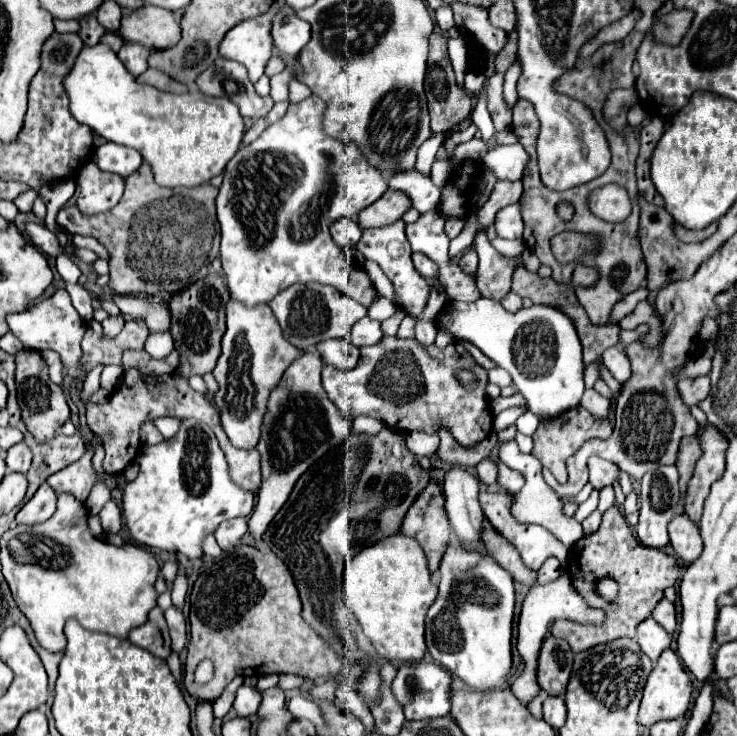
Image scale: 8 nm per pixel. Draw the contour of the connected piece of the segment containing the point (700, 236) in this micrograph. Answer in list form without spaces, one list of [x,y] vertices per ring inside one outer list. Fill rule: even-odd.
[[[675,222],[673,224],[673,232],[675,232],[675,236],[677,236],[677,240],[681,240],[681,242],[701,242],[701,240],[705,240],[709,234],[713,234],[717,230],[717,222],[713,222],[713,224],[709,224],[707,228],[703,228],[703,230],[689,230],[689,228],[685,228],[685,226],[681,226],[679,222]]]

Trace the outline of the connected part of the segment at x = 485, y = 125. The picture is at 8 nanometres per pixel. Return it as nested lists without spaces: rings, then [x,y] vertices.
[[[483,85],[479,96],[477,96],[477,106],[475,106],[473,114],[471,114],[471,120],[473,120],[473,124],[479,128],[481,140],[483,140],[483,142],[489,142],[489,138],[495,134],[495,130],[493,130],[493,122],[491,122],[489,110],[487,110],[487,90],[485,89],[486,85]]]

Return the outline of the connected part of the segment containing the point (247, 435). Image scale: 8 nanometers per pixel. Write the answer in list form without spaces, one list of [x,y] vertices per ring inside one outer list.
[[[233,300],[227,302],[227,332],[223,336],[223,352],[217,360],[213,376],[219,382],[215,406],[221,414],[223,430],[235,448],[257,446],[269,388],[277,384],[285,368],[297,356],[299,350],[283,338],[279,322],[267,304],[245,308]]]

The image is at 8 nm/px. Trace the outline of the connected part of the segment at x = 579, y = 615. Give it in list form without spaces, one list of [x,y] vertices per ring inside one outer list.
[[[567,568],[561,572],[561,576],[555,582],[543,584],[543,586],[533,586],[523,602],[521,608],[521,616],[519,616],[519,634],[517,634],[517,650],[525,662],[523,674],[519,678],[515,678],[515,682],[511,684],[513,694],[517,696],[517,700],[527,706],[539,692],[539,684],[537,684],[537,664],[539,664],[539,652],[541,652],[541,644],[545,640],[545,636],[549,634],[549,628],[553,626],[555,620],[571,620],[577,624],[593,624],[599,626],[605,620],[605,610],[599,608],[591,608],[575,590],[571,576],[567,572]]]

